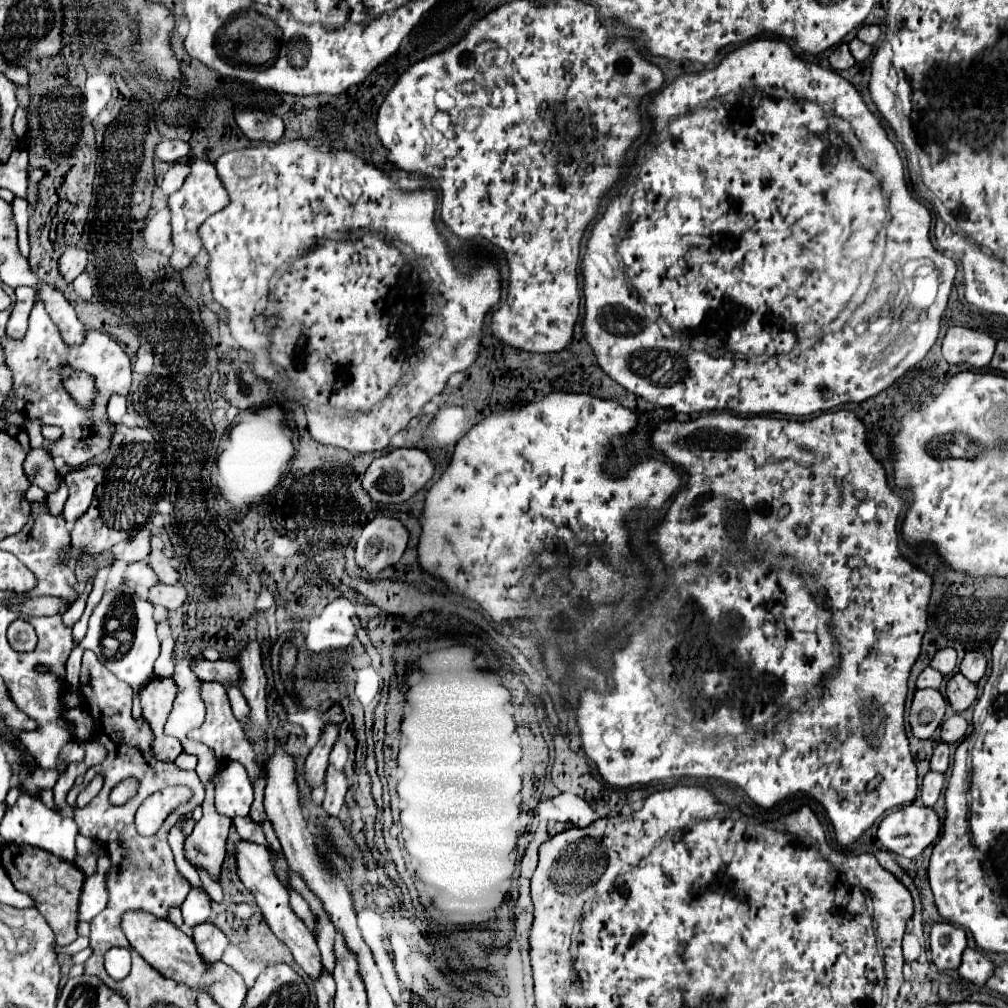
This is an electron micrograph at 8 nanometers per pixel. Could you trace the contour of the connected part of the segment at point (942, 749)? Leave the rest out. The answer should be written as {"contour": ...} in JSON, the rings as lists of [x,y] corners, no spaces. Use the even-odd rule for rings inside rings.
{"contour":[[[940,743],[940,745],[934,749],[934,753],[932,753],[930,769],[932,769],[932,771],[938,771],[938,773],[946,773],[948,763],[950,763],[950,749],[948,749],[946,743]]]}

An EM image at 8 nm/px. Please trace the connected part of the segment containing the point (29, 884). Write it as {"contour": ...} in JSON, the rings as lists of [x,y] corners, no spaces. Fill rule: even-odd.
{"contour":[[[6,847],[4,859],[10,859],[18,871],[18,875],[8,875],[14,883],[14,887],[26,895],[32,897],[36,903],[36,909],[44,915],[48,925],[52,927],[56,935],[58,945],[70,945],[76,941],[76,925],[78,925],[78,899],[84,883],[82,871],[72,865],[70,861],[64,861],[44,849],[32,849],[32,847]]]}

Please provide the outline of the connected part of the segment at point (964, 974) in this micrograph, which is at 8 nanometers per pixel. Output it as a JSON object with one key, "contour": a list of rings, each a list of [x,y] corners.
{"contour":[[[966,949],[964,957],[962,957],[962,965],[958,969],[958,975],[974,985],[986,985],[986,981],[992,977],[994,973],[994,965],[990,963],[990,959],[976,951],[976,949]]]}

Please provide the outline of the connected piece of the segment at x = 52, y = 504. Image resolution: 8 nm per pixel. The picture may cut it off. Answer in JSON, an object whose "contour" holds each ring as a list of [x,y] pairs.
{"contour":[[[64,481],[60,483],[60,489],[56,491],[56,493],[50,493],[48,495],[48,507],[50,507],[50,513],[54,515],[54,513],[62,513],[62,507],[64,507],[64,503],[66,503],[66,499],[68,499],[68,489],[66,489],[66,485],[64,485]]]}

